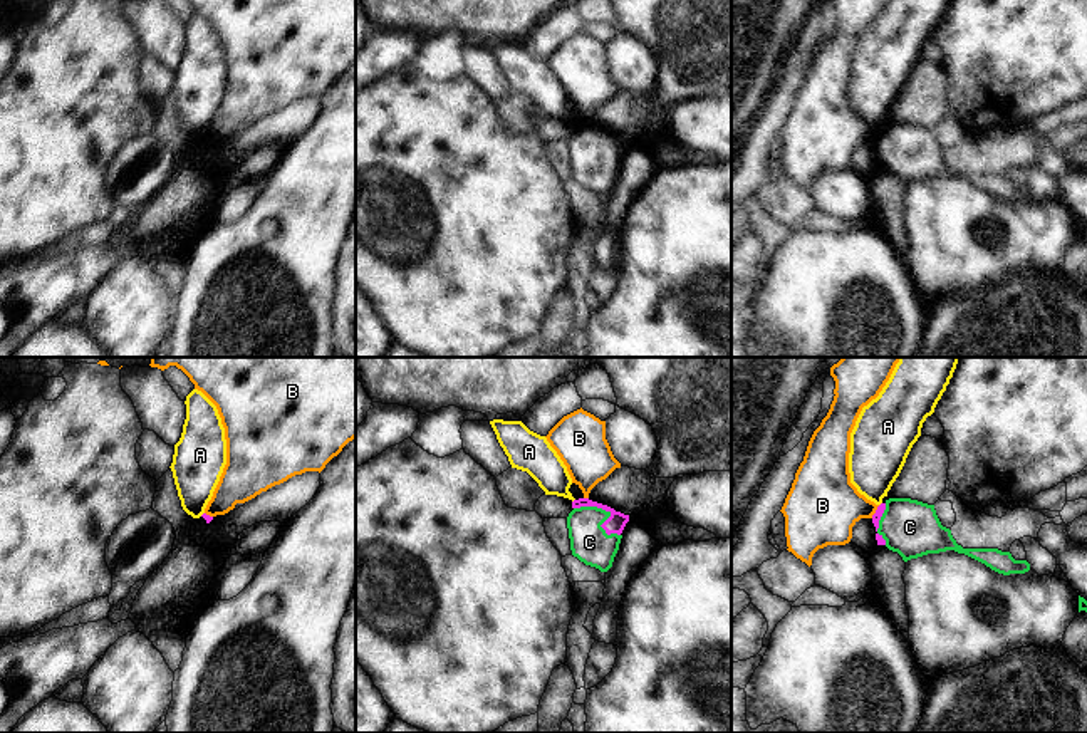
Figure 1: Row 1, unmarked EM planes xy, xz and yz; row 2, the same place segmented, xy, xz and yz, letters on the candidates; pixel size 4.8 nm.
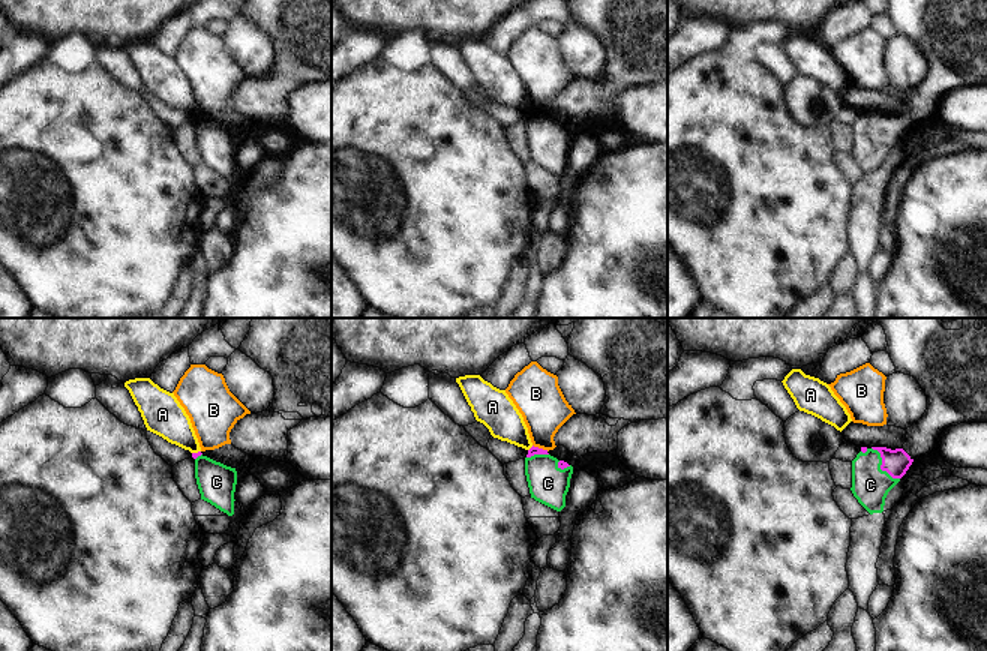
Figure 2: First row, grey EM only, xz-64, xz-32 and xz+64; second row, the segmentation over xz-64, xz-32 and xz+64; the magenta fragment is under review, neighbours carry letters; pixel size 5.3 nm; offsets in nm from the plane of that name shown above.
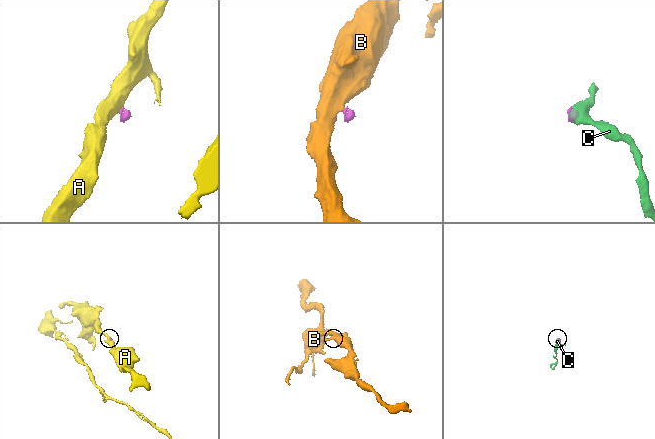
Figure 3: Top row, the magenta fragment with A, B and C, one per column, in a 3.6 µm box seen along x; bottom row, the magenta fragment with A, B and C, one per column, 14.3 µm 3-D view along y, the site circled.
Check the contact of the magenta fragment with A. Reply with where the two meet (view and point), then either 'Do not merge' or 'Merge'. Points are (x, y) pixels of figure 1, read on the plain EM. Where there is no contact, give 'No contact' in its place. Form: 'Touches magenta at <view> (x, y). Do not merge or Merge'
No contact. Do not merge.

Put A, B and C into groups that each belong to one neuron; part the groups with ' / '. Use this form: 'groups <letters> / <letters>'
groups A / B / C

